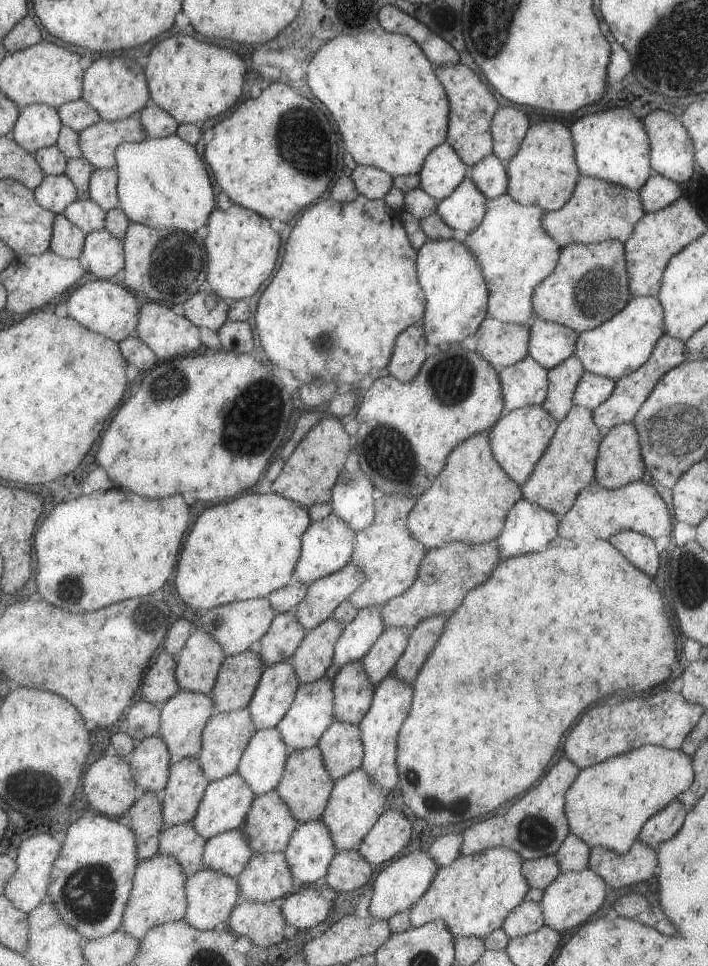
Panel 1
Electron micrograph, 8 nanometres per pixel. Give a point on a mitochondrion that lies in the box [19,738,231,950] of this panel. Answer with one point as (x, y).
(89, 893)

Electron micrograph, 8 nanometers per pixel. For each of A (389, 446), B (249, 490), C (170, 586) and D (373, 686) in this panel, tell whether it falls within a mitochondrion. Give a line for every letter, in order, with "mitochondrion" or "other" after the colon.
A: mitochondrion
B: other
C: other
D: other

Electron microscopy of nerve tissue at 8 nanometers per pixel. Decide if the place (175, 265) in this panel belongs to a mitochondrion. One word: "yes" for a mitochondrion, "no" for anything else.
yes

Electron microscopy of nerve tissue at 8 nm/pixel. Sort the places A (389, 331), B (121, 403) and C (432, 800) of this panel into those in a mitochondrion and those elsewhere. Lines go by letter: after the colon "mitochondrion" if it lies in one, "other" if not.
A: other
B: other
C: mitochondrion

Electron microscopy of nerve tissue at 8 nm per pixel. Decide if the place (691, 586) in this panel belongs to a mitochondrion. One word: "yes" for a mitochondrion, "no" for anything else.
yes

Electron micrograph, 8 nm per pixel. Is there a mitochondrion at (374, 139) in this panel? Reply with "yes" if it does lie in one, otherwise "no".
no

